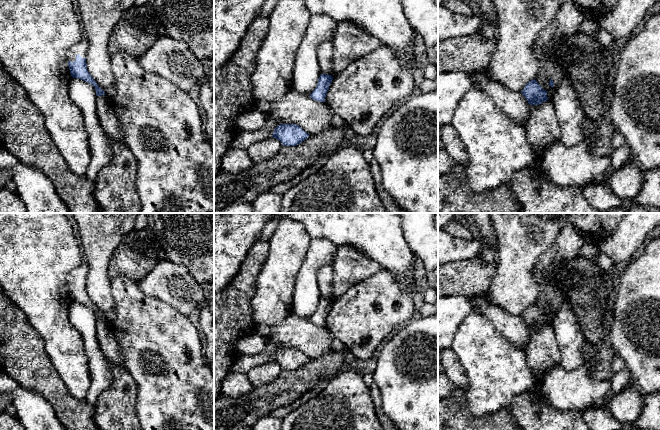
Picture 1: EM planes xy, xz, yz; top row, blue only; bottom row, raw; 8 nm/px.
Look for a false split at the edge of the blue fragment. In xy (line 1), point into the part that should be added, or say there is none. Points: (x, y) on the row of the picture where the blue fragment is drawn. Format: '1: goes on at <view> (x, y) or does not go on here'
1: goes on at xy (81, 47)

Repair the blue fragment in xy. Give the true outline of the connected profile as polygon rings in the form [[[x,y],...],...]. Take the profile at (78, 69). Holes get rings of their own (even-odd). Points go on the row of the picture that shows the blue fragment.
[[[82,38],[78,43],[70,47],[68,51],[68,66],[73,78],[81,79],[95,87],[96,95],[106,95],[105,92],[97,85],[87,70],[86,54],[89,43],[86,38]]]

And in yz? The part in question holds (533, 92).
[[[535,79],[529,81],[521,91],[530,105],[539,105],[547,100],[547,91]]]

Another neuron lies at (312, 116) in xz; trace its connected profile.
[[[291,90],[272,101],[265,116],[283,124],[299,125],[306,133],[313,135],[331,126],[333,111],[325,102]]]

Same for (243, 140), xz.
[[[267,118],[264,126],[254,132],[242,132],[237,135],[230,147],[247,149],[250,145],[271,138],[275,128],[282,124]]]

